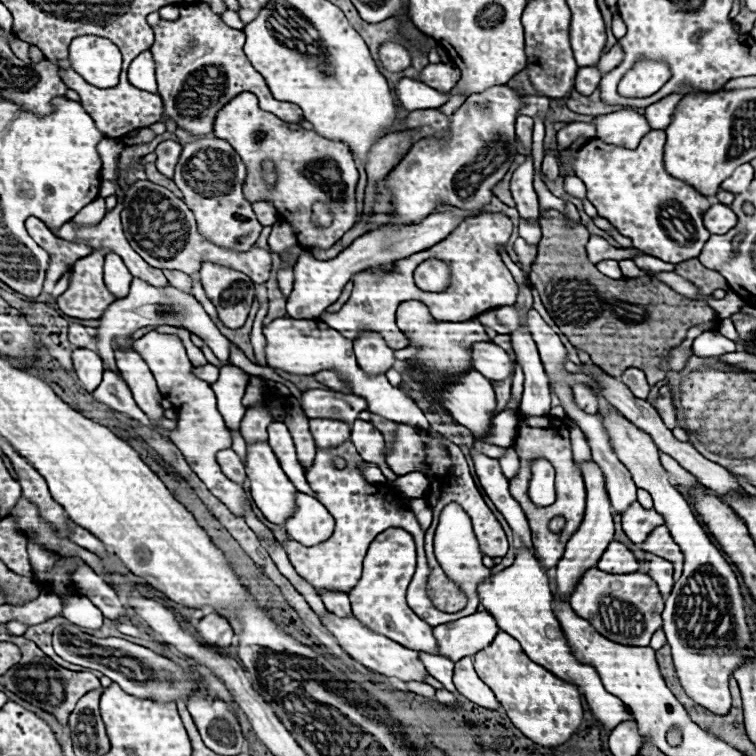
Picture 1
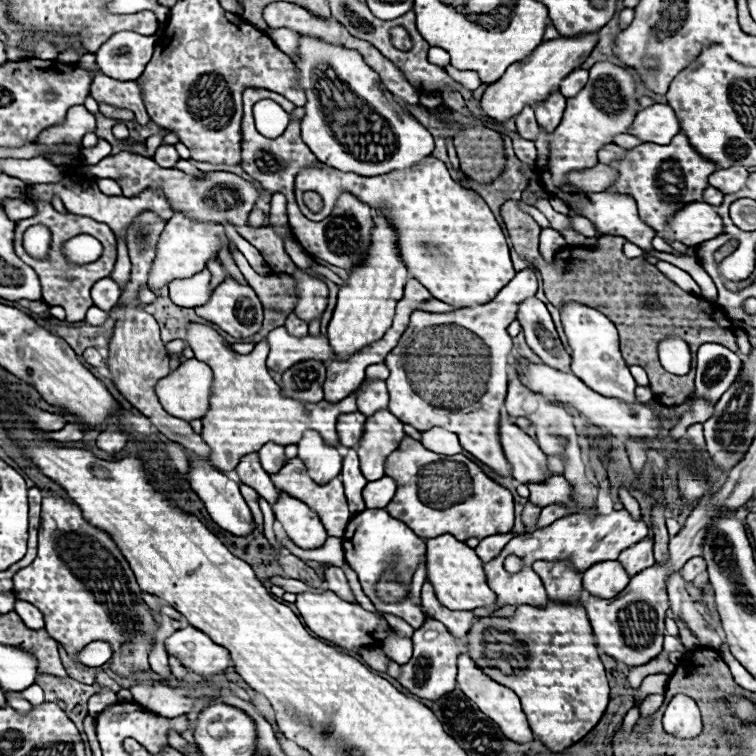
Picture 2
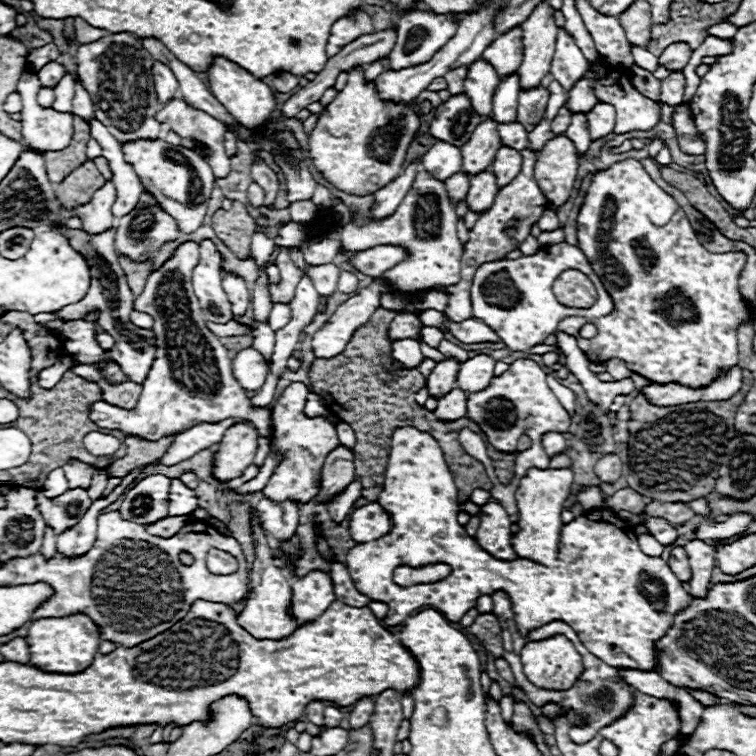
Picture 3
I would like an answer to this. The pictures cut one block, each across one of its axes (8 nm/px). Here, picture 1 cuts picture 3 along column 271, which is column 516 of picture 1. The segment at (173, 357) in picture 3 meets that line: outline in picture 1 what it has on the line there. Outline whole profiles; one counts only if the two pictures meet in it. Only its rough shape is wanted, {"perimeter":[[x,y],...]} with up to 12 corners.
{"perimeter":[[516,411],[492,418],[492,434],[484,442],[510,448],[517,436]]}

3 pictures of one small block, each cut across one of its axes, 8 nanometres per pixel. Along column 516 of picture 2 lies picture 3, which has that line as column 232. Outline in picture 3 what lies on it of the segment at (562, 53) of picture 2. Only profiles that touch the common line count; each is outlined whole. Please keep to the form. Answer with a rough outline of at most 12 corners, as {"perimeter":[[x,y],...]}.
{"perimeter":[[228,58],[208,68],[210,92],[244,126],[262,126],[274,92]]}

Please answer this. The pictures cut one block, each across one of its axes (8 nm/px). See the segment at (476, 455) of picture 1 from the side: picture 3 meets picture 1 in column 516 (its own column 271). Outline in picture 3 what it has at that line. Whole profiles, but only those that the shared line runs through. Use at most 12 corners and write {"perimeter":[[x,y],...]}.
{"perimeter":[[256,502],[264,530],[288,542],[298,528],[294,502]]}

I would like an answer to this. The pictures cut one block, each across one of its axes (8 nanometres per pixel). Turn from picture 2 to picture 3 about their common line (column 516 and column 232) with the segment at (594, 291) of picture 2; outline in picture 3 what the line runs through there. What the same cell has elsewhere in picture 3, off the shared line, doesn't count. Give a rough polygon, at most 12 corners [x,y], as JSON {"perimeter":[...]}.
{"perimeter":[[244,204],[216,210],[212,228],[238,258],[256,224]]}

